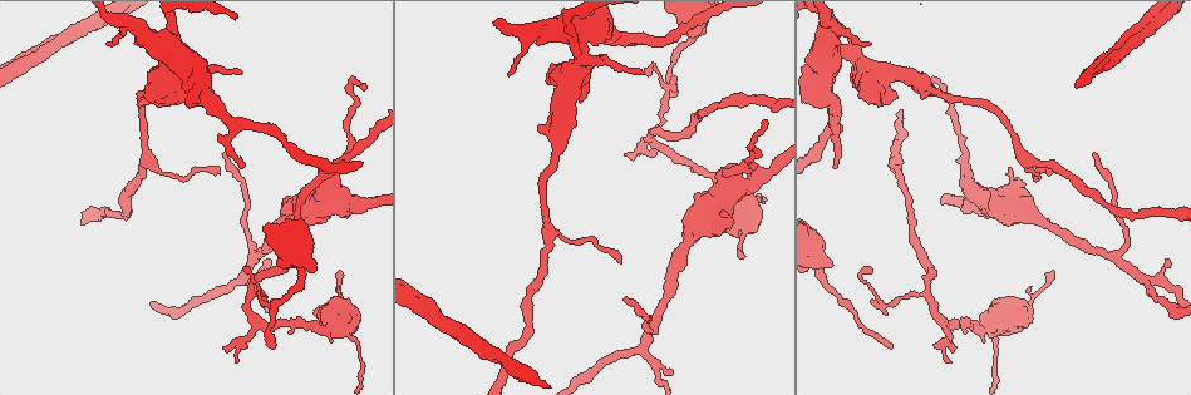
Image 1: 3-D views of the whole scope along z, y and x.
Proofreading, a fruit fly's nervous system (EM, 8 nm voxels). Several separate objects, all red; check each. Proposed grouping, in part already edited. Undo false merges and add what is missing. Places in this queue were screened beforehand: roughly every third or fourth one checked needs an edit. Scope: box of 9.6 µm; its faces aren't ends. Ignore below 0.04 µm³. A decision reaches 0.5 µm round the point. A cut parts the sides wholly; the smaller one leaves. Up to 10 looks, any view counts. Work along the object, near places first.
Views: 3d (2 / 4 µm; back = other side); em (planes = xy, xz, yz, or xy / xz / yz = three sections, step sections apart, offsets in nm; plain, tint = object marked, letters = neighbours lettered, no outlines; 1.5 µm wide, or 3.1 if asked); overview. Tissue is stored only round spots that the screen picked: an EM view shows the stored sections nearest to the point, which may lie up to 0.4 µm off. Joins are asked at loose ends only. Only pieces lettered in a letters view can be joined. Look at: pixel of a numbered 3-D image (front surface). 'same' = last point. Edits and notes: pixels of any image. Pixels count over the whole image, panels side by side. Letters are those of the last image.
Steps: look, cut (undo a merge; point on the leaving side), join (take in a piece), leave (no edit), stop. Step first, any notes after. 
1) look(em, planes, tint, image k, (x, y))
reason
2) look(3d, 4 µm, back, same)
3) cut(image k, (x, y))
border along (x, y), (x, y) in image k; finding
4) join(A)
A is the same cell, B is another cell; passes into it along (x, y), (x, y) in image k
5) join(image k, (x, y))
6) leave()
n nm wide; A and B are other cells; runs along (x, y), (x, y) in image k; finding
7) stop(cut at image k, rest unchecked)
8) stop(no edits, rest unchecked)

look(em, yz, step 8, letters, image 1, (218, 171))
tapers out

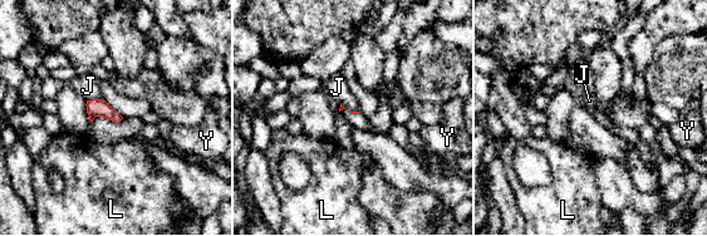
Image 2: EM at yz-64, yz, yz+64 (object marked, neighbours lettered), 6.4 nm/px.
leave()
J touches over 110 nm; J, L and Y are other cells; no lettered piece goes on from it

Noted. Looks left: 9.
look(em, planes, tint, image 1, (569, 39))
thick turns thin

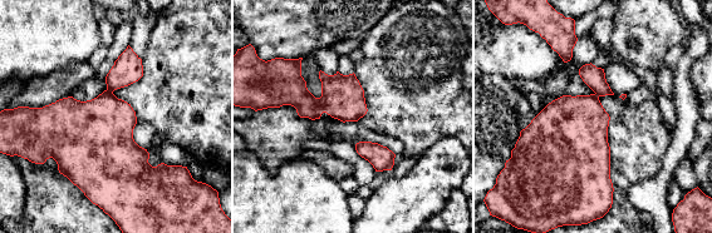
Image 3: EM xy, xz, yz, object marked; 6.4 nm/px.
look(em, planes, letters, same)

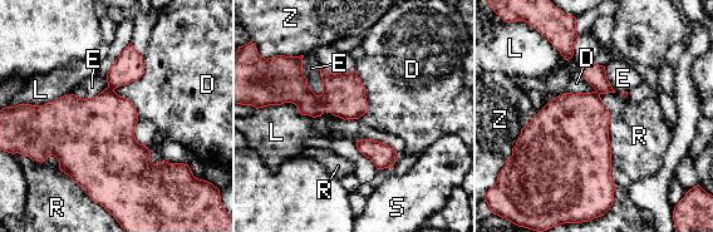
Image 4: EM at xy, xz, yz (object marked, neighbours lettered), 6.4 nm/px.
cut(image 4, (128, 67))
D, E, L, R, S and Z are other cells; border along (108, 87), (113, 90) in image 4; a second cell is stuck on

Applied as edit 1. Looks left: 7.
stop(cut at image 4, rest unchecked)

